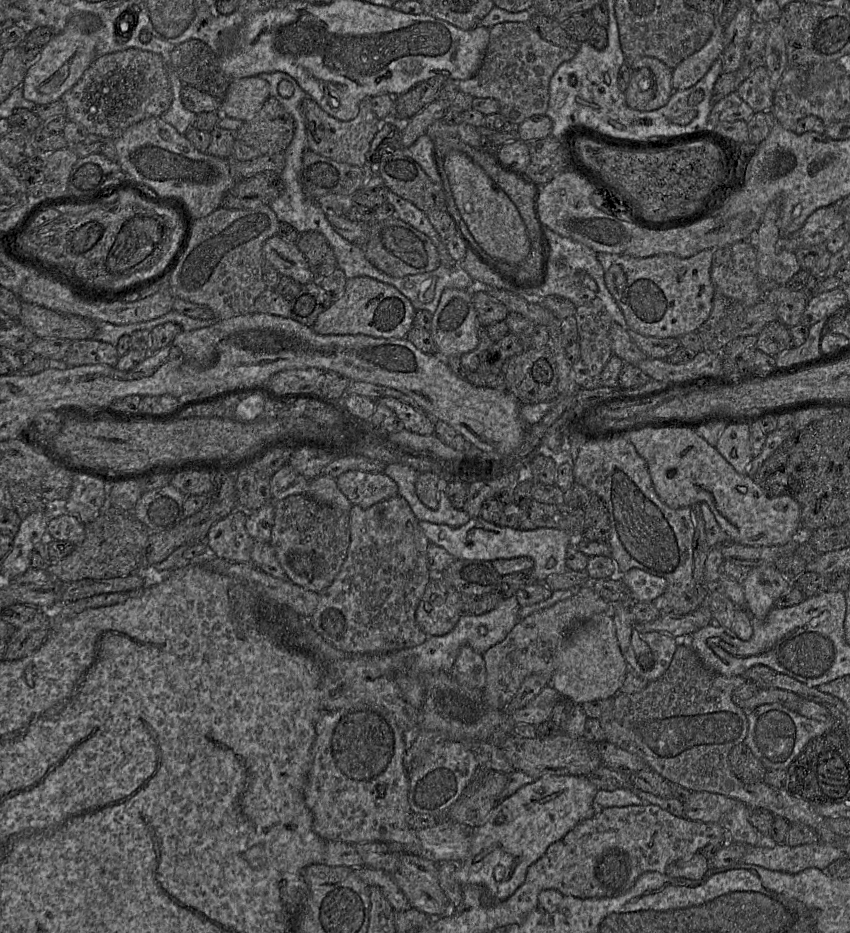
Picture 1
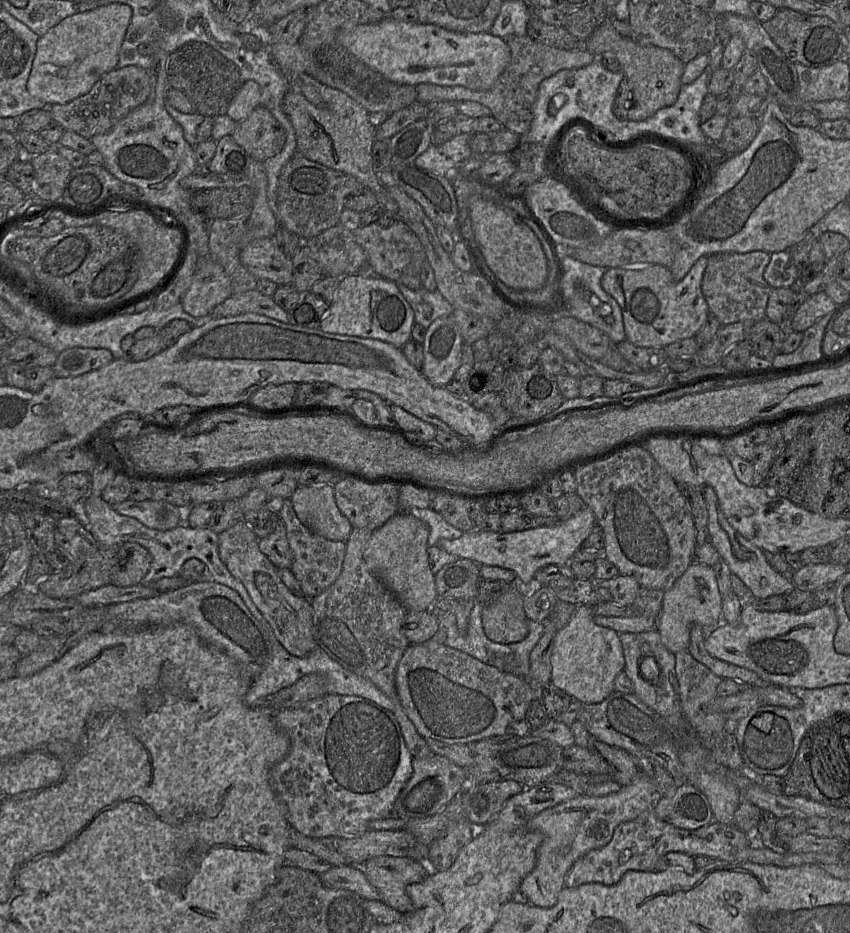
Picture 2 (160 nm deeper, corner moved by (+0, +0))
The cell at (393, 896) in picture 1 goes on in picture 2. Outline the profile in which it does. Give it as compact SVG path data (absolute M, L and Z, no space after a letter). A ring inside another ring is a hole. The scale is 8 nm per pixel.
M332 866L319 876L328 888L350 890L365 900L381 900L379 892L359 866Z

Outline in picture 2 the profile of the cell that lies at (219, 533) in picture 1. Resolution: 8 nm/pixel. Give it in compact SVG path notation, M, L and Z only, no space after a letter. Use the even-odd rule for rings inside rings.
M242 519L218 535L220 559L245 586L283 647L290 654L303 657L317 645L313 638L313 608L310 599L298 597L287 588L278 575L278 568L260 551L258 541L252 528Z

